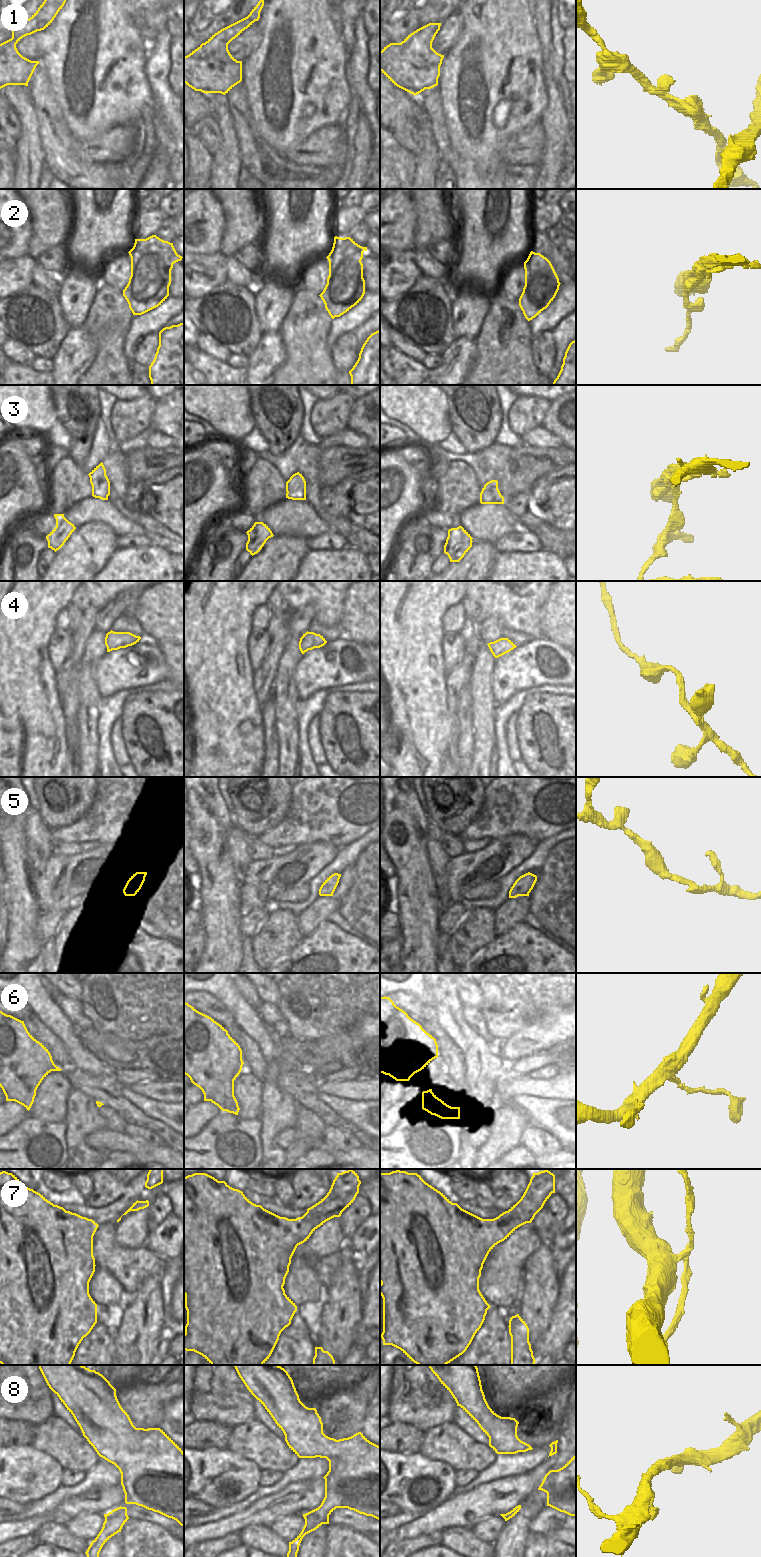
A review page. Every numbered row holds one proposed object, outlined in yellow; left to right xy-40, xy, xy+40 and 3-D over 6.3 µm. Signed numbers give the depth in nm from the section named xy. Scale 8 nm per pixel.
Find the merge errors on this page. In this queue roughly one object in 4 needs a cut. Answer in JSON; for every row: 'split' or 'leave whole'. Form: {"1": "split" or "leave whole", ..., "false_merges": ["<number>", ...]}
{"1": "leave whole", "2": "split", "3": "split", "4": "leave whole", "5": "leave whole", "6": "leave whole", "7": "split", "8": "leave whole", "false_merges": ["2", "3", "7"]}

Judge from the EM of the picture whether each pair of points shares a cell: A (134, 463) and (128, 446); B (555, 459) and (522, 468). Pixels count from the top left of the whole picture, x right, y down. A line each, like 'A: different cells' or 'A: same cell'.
A: different cells
B: same cell

